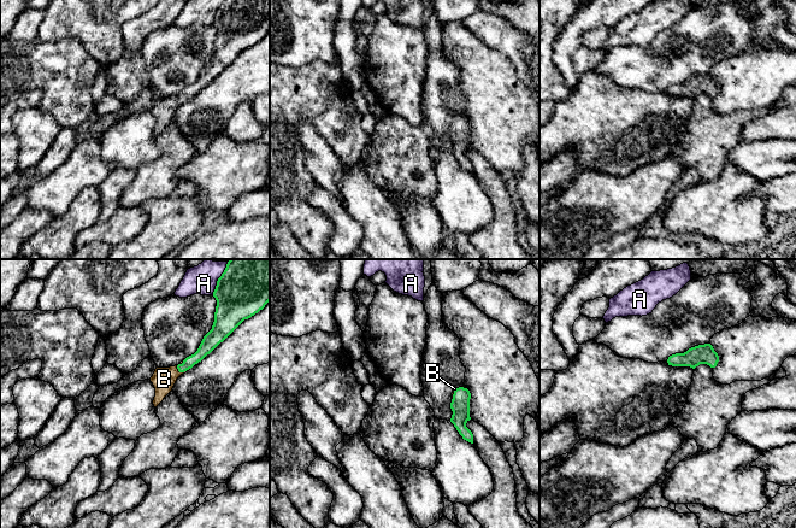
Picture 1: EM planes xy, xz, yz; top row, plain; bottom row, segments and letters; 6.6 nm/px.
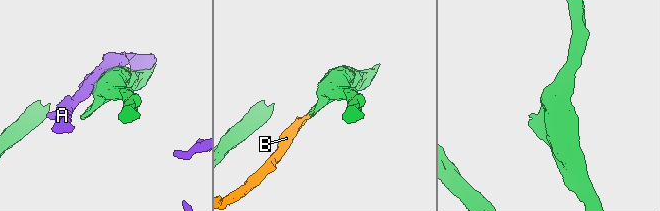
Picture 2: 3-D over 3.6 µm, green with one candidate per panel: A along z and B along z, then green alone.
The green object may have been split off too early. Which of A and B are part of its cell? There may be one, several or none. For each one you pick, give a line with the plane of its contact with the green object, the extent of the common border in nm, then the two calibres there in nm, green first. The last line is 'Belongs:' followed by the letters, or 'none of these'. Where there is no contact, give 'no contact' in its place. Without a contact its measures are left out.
B: contact in xy; length 100 nm; calibres 100 and 160 nm
Belongs: B

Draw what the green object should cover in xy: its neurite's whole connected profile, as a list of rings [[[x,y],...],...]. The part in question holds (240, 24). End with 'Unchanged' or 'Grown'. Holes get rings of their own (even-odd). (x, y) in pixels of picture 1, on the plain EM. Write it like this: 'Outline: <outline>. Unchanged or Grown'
Outline: [[[224,0],[217,11],[213,27],[217,30],[214,52],[197,81],[178,95],[157,96],[149,108],[155,118],[154,137],[172,121],[181,105],[210,84],[244,49],[265,37],[270,31],[270,0]]]. Grown

